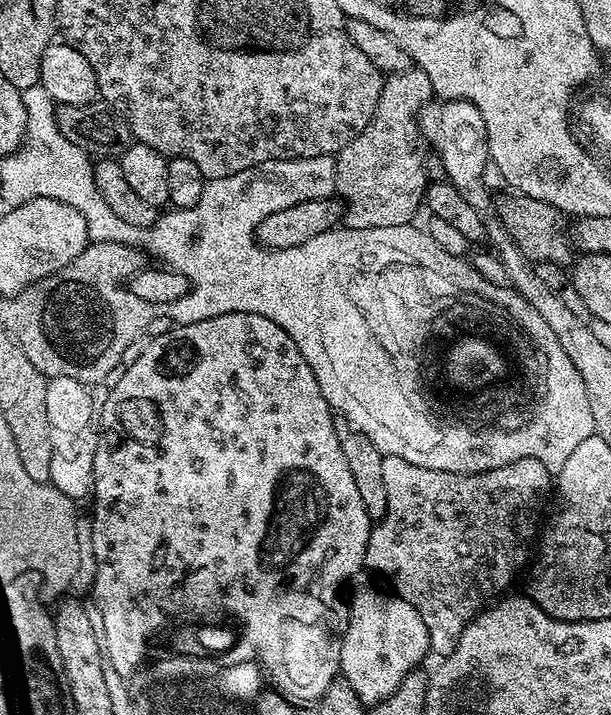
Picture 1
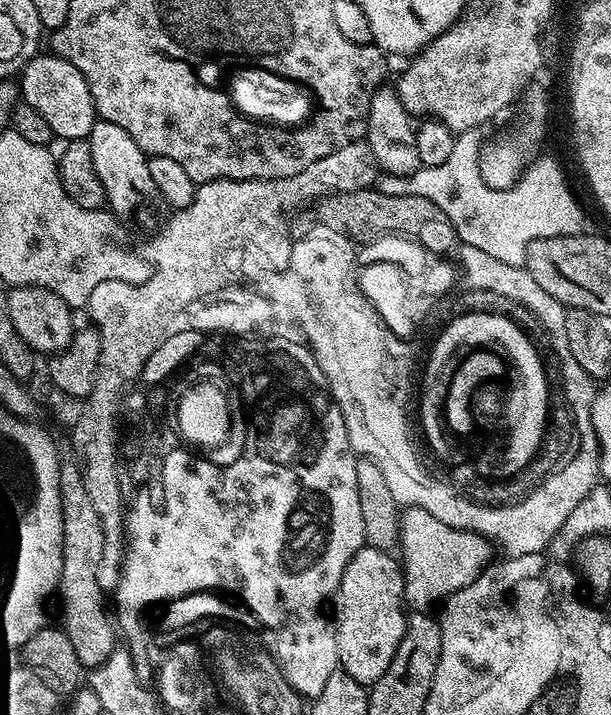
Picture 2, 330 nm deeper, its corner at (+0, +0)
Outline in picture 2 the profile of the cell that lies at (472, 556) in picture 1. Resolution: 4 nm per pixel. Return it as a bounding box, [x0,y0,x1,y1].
[398,508,493,612]

